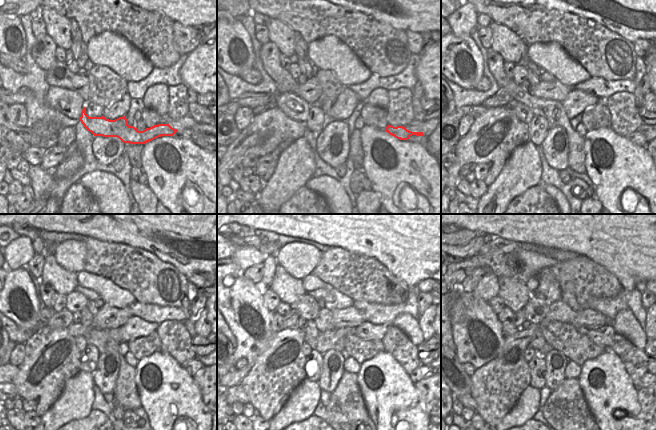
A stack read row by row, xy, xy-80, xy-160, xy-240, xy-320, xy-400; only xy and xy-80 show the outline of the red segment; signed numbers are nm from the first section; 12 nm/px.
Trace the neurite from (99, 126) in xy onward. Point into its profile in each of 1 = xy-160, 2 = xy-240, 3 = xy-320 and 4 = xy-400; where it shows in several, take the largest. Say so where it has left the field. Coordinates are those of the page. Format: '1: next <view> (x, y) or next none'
1: next xy-160 (639, 138)
2: next xy-240 (192, 366)
3: next xy-320 (419, 373)
4: next xy-400 (644, 382)

